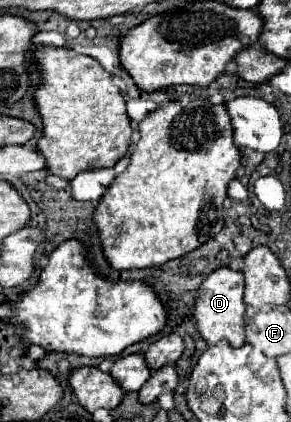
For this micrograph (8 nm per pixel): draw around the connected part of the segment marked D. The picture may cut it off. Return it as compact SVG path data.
M221 267L205 277L201 283L197 295L195 295L195 305L193 305L193 319L197 323L197 331L201 339L207 345L215 345L217 341L227 341L231 347L241 347L243 345L243 319L245 303L243 303L243 275L237 271L231 271L229 267Z

